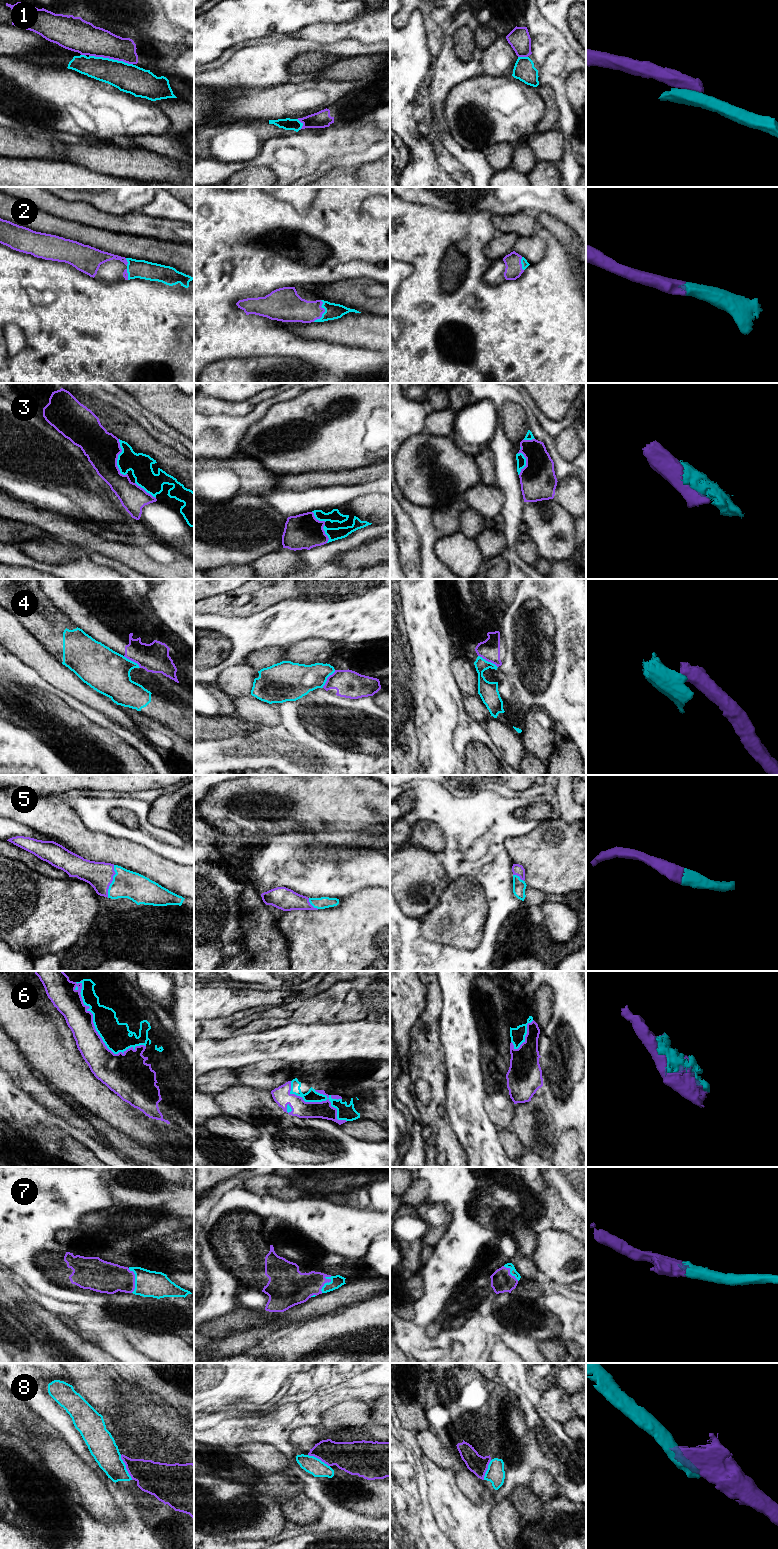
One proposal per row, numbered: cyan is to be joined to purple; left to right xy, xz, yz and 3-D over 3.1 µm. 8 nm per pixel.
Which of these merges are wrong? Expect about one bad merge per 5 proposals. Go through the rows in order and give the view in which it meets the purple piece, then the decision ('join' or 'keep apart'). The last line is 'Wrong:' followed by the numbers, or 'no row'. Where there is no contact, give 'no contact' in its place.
1: contact in xy; keep apart
2: contact in xz; join
3: contact in xy; join
4: contact in yz; keep apart
5: contact in xy; join
6: contact in xy; join
7: contact in xz; join
8: contact in xy; keep apart
Wrong: 1, 4, 8

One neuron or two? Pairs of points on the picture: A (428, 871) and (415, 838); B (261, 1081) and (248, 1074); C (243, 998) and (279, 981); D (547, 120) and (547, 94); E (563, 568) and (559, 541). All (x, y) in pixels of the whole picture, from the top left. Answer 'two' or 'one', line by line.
A: two
B: one
C: two
D: one
E: two

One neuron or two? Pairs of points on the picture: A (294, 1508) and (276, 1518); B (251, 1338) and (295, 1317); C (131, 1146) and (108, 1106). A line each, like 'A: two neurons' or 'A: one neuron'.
A: two neurons
B: one neuron
C: two neurons

